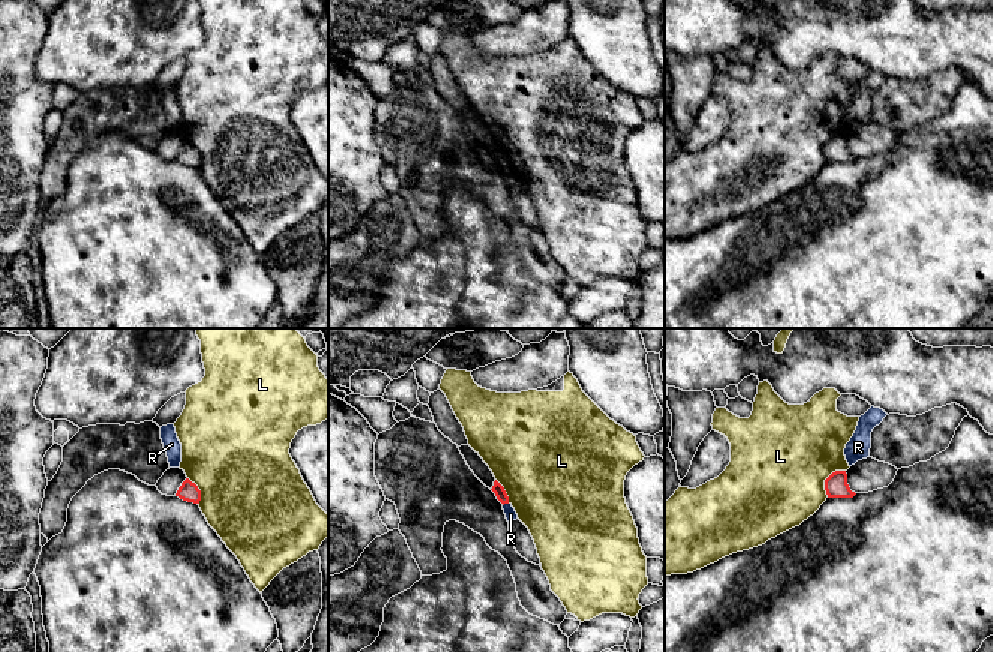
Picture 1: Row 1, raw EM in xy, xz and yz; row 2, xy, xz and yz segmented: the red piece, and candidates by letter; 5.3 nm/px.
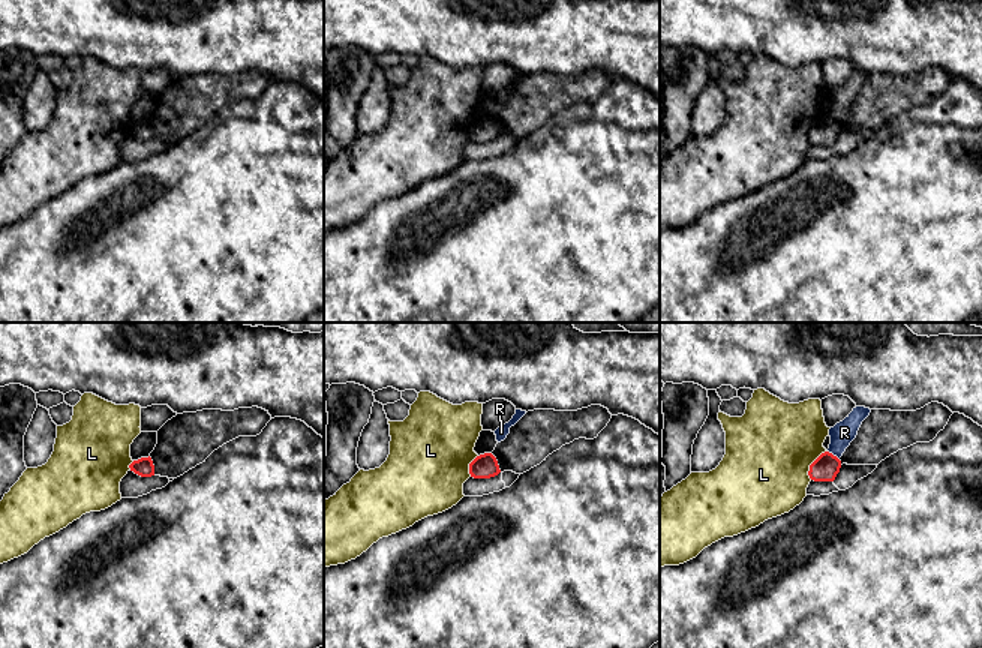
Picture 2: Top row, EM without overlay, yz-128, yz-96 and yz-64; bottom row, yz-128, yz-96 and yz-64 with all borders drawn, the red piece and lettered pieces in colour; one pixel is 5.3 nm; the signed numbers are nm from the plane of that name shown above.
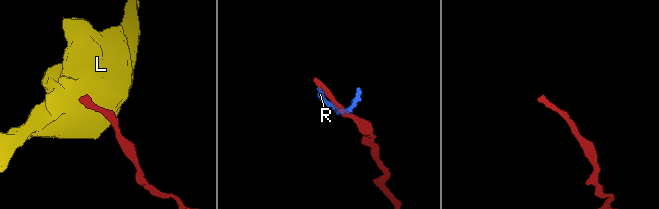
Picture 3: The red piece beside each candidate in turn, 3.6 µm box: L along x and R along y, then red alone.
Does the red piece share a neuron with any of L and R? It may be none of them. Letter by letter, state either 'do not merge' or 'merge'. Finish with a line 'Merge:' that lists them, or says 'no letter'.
L: do not merge
R: do not merge
Merge: no letter

